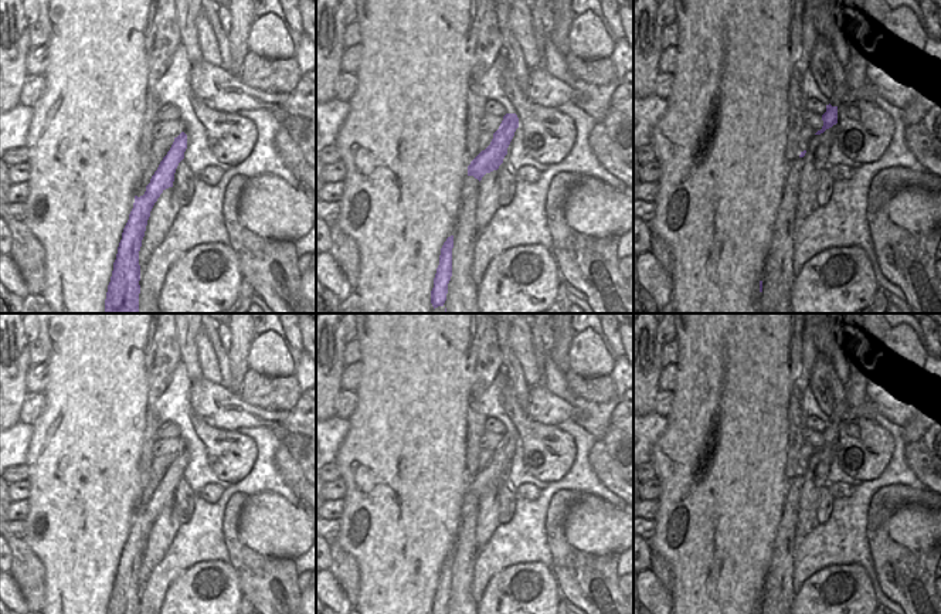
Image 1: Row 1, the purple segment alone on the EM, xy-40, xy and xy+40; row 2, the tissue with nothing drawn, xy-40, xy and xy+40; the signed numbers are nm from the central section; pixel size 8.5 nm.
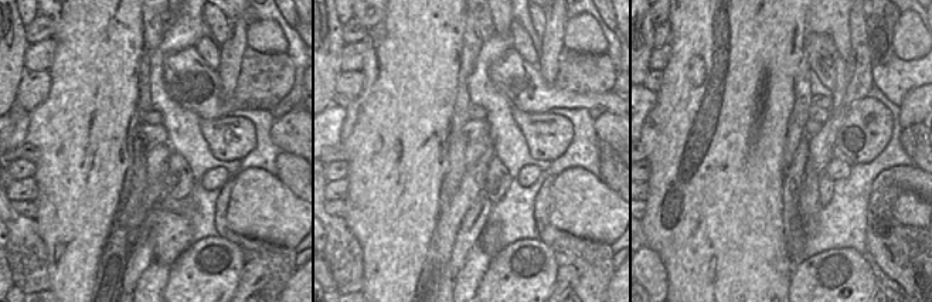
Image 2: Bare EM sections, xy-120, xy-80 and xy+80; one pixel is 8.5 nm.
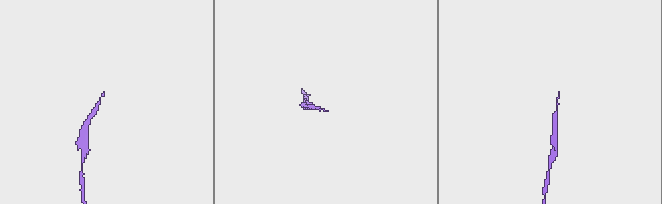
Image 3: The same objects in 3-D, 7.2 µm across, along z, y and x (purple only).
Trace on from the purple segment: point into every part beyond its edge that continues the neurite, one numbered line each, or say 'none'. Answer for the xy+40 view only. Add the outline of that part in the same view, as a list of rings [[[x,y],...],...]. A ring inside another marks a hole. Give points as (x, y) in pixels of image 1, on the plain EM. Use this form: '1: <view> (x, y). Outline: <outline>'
1: xy+40 (839, 399). Outline: [[[838,374],[832,381],[832,391],[833,391],[833,404],[836,407],[836,411],[833,413],[830,423],[839,425],[840,421],[845,418],[849,406],[847,406],[847,398],[845,396],[845,387]]]

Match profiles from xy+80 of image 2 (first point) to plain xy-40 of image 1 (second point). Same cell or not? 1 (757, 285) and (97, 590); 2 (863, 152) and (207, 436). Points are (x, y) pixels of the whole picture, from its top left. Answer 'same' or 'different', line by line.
1: same
2: same

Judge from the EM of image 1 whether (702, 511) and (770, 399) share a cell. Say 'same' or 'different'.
same

